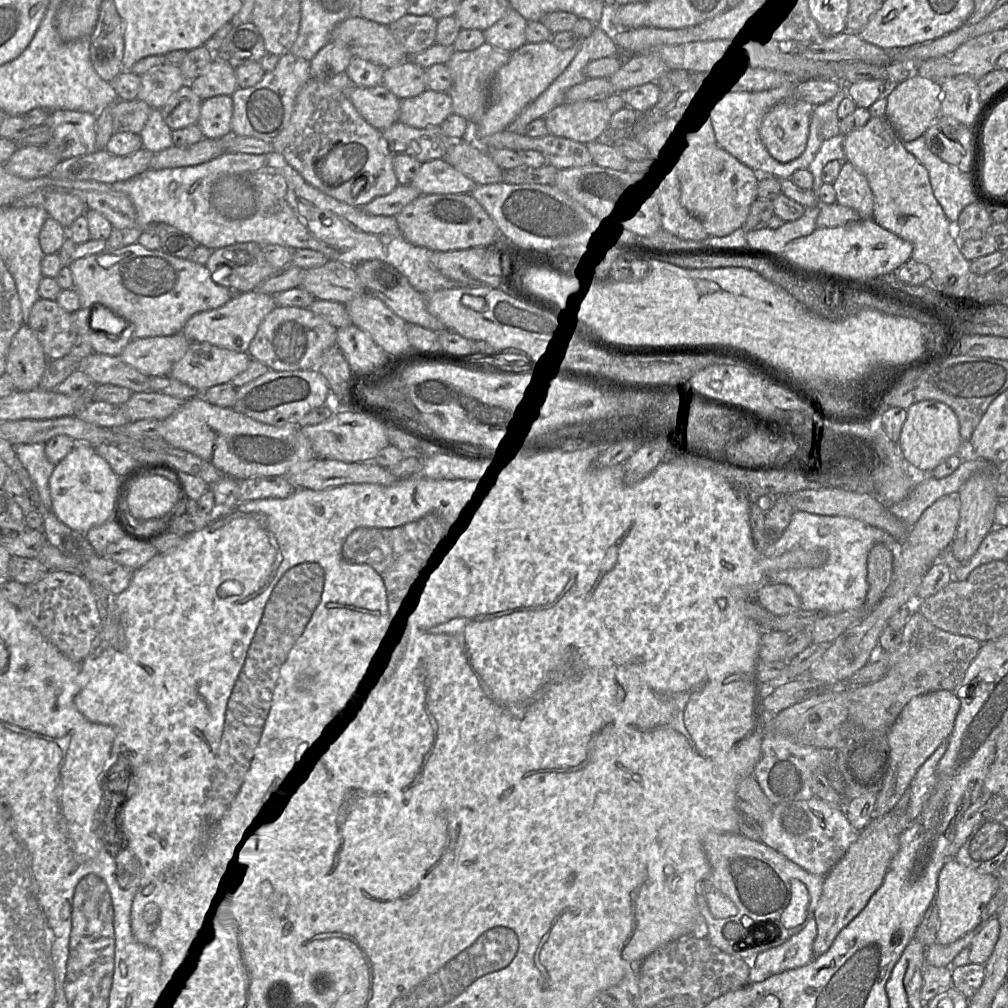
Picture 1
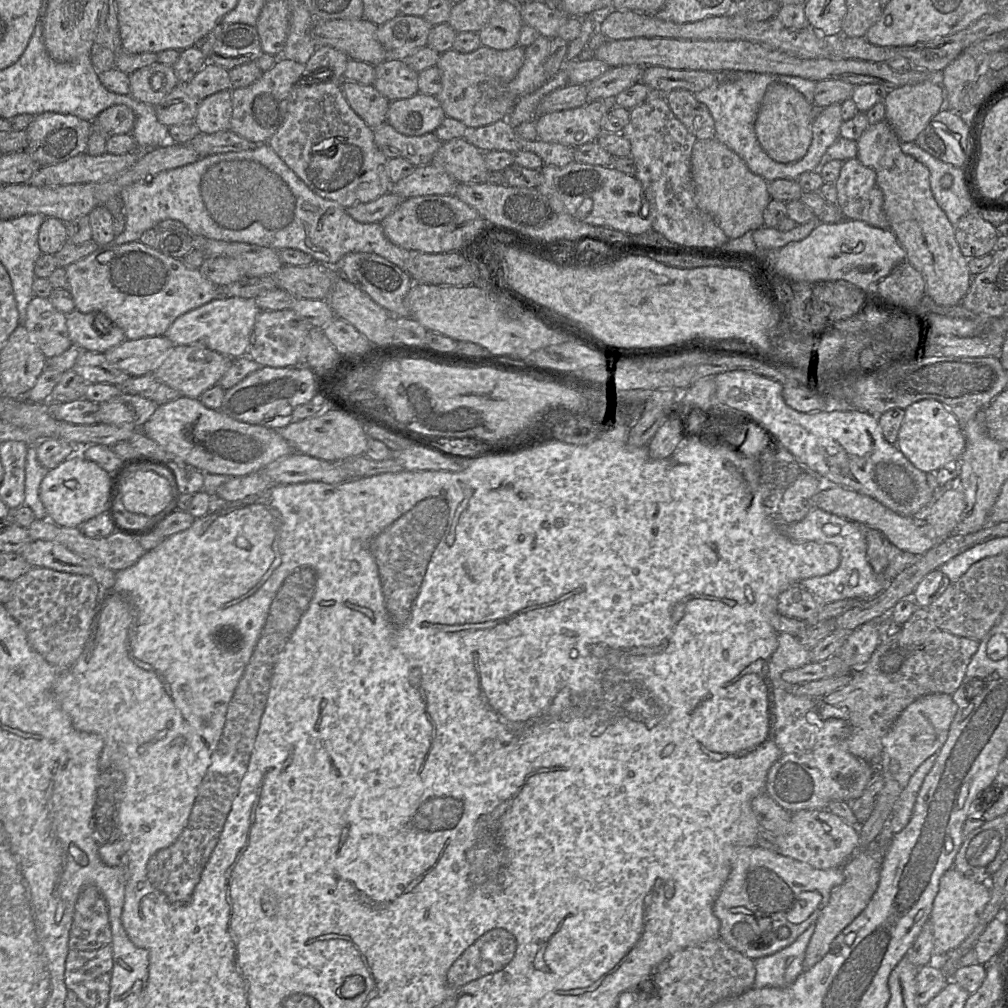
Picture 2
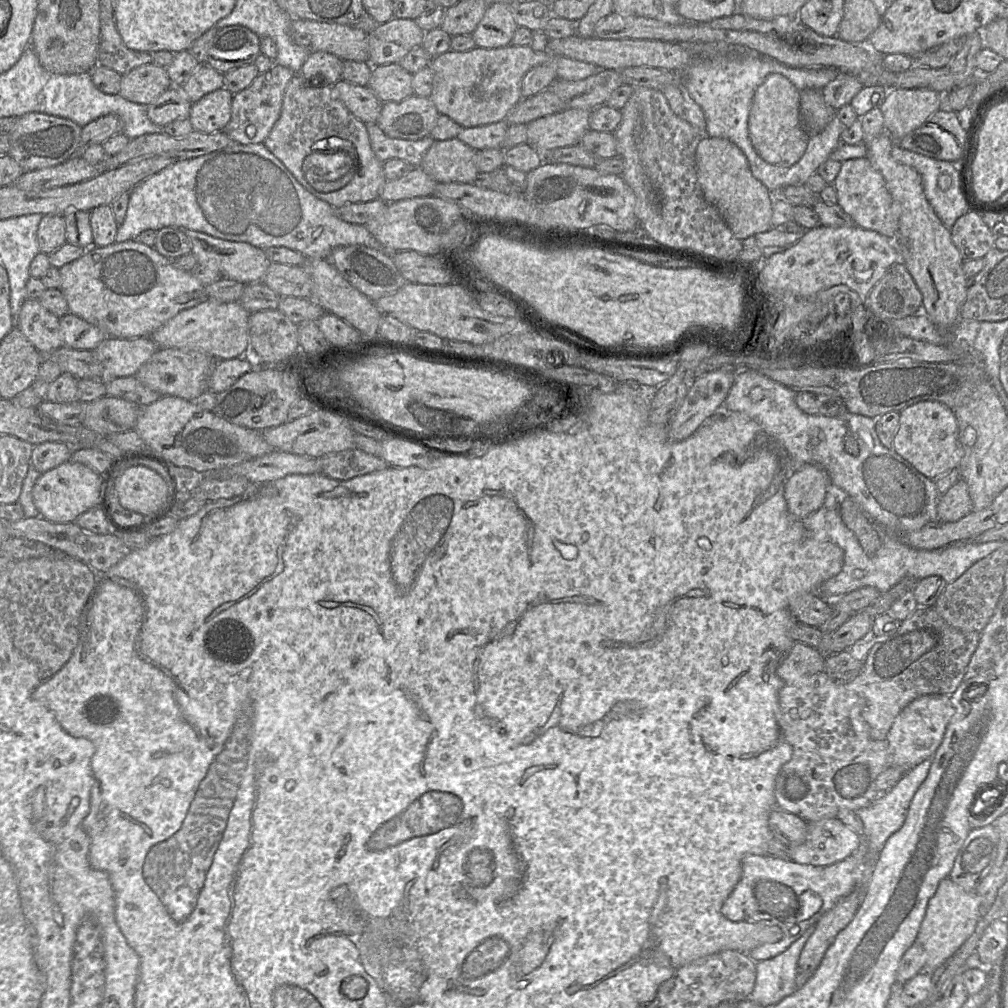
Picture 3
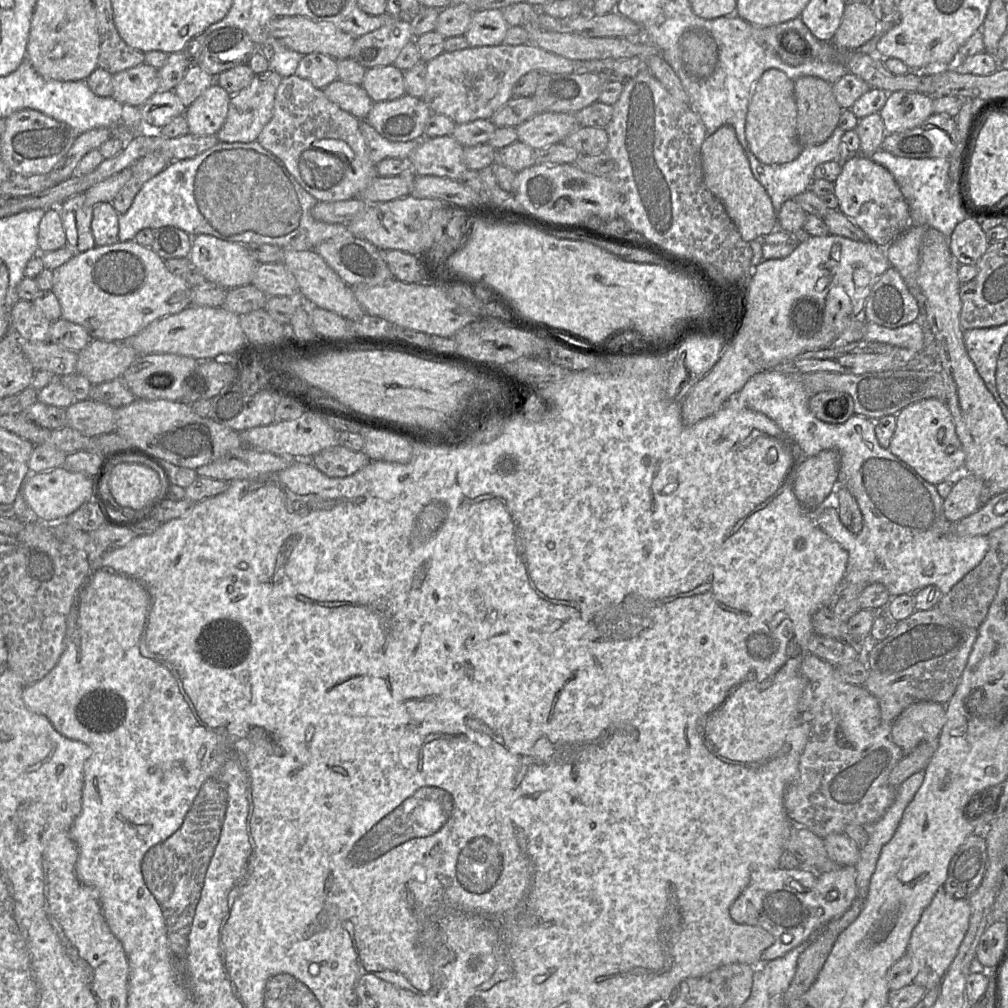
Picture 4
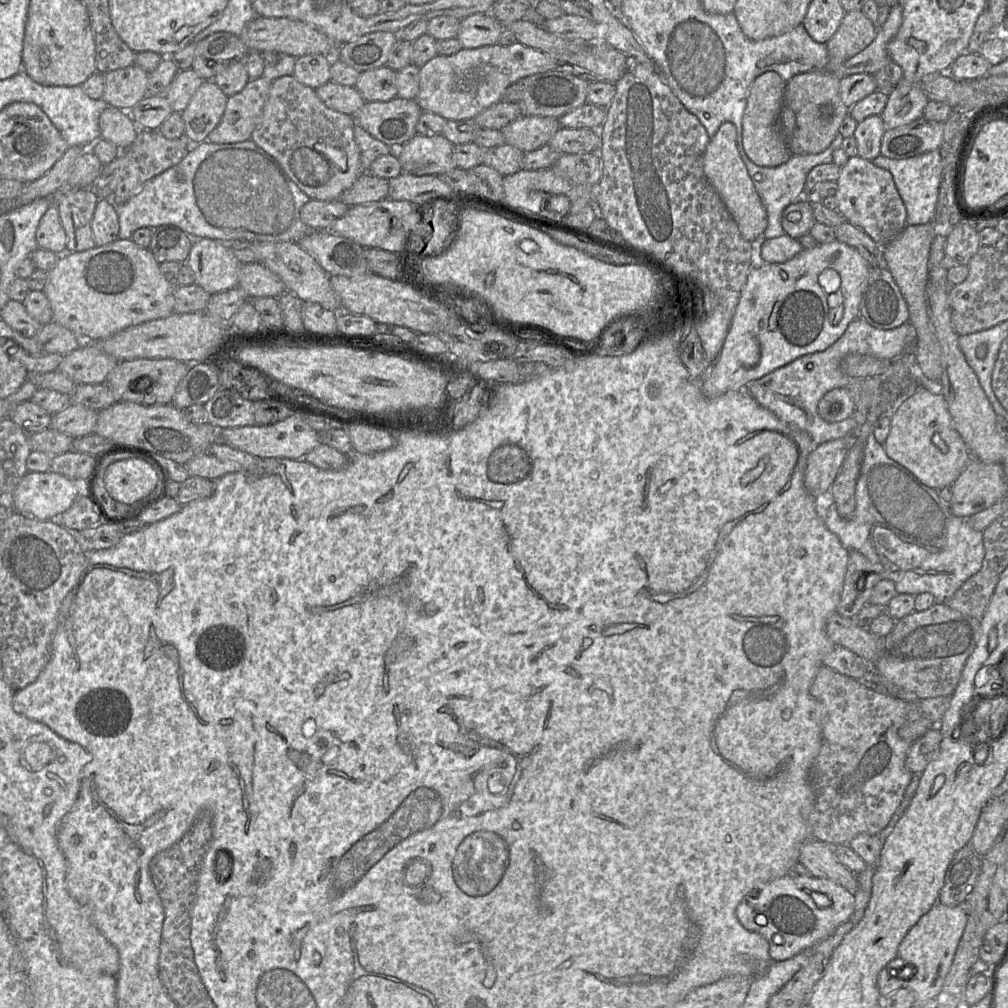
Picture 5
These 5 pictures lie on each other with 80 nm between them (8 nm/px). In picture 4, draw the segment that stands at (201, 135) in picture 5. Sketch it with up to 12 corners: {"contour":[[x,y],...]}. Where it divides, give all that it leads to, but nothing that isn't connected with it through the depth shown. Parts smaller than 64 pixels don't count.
{"contour":[[217,83],[184,112],[189,133],[216,135],[231,95]]}

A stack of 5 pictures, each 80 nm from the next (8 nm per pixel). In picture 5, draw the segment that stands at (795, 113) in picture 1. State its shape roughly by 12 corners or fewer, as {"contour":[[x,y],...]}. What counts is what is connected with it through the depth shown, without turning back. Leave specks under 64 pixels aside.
{"contour":[[787,81],[751,84],[742,118],[745,153],[758,166],[792,156],[779,130]]}

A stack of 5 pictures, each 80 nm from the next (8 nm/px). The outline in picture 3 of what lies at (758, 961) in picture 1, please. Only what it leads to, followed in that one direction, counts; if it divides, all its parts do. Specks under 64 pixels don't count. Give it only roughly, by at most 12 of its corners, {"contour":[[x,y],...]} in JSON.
{"contour":[[812,925],[783,953],[756,962],[748,999],[779,1003],[794,993]]}

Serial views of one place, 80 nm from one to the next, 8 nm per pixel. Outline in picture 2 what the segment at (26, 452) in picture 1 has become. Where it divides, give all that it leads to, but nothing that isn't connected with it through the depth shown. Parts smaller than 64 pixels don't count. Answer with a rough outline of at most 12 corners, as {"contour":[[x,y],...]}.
{"contour":[[29,446],[25,464],[24,504],[36,519],[47,519],[40,485],[48,471]]}

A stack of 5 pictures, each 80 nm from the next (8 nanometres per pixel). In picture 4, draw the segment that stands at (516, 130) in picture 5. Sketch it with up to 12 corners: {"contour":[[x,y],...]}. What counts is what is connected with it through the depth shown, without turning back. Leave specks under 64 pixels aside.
{"contour":[[540,112],[516,127],[534,150],[579,127],[574,113]]}

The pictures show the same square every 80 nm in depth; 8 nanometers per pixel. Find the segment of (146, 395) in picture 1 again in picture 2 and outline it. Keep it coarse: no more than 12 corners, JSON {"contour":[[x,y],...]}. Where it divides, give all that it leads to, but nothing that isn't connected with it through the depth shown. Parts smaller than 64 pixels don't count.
{"contour":[[121,393],[100,403],[98,423],[142,427],[158,404]]}

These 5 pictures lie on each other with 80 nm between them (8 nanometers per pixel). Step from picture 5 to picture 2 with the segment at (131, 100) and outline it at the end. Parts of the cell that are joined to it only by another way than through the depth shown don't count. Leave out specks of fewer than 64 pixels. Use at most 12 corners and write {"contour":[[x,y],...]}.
{"contour":[[155,62],[129,74],[130,95],[157,106],[180,84]]}

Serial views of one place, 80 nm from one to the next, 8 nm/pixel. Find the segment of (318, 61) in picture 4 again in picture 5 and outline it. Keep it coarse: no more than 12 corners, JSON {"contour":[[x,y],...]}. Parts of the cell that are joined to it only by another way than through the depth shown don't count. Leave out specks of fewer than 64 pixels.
{"contour":[[296,58],[293,77],[312,89],[331,80],[332,58]]}

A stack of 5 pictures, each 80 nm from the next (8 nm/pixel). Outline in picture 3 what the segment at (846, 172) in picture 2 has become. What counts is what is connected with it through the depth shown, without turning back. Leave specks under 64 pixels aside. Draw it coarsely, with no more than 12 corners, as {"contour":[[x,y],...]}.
{"contour":[[867,157],[833,186],[855,225],[898,237],[901,207]]}

